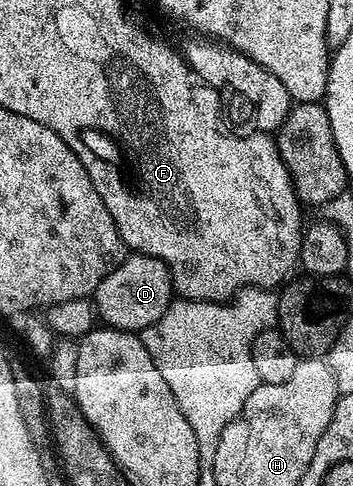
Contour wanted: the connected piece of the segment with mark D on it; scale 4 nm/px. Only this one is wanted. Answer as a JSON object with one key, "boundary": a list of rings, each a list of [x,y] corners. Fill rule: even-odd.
{"boundary":[[[130,254],[119,260],[117,266],[104,278],[104,282],[100,282],[92,303],[97,319],[105,327],[140,334],[166,313],[175,296],[170,271],[164,262],[160,262],[160,258]]]}

